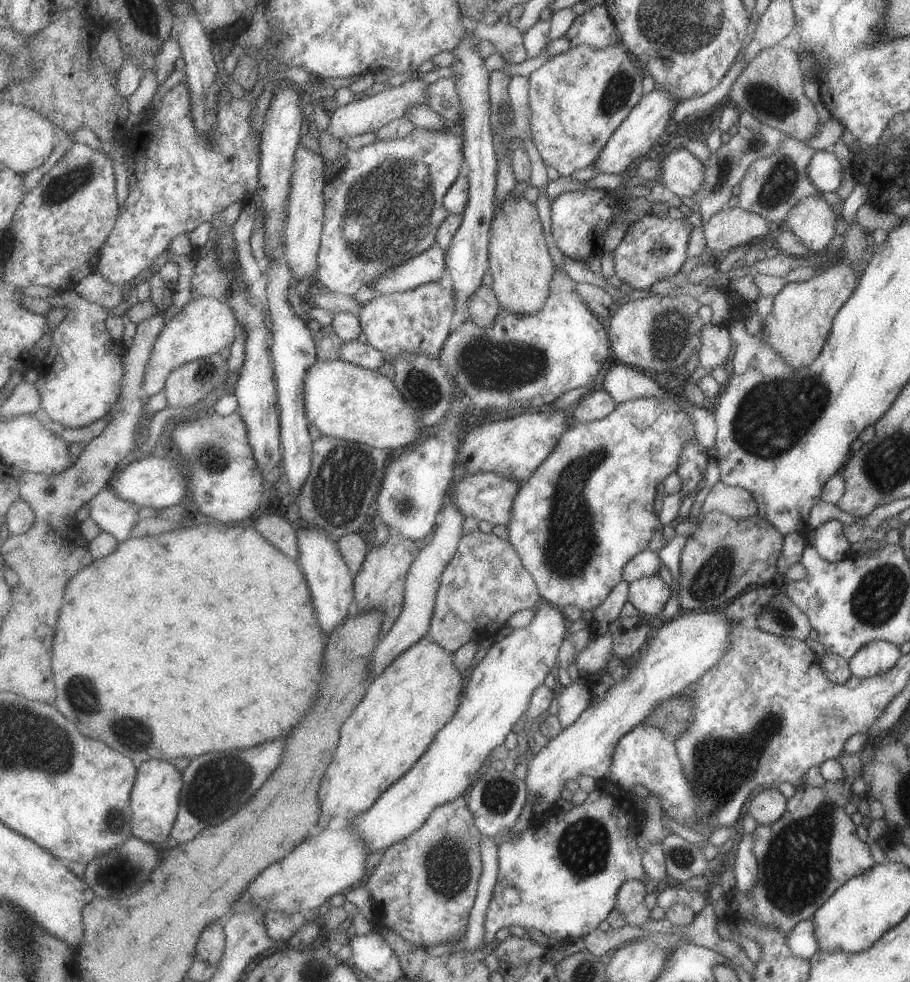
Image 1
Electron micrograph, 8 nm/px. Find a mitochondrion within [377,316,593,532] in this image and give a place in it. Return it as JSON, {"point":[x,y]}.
{"point":[490,366]}

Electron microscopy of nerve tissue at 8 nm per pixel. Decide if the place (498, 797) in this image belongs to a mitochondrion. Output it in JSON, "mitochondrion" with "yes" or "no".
{"mitochondrion":"yes"}

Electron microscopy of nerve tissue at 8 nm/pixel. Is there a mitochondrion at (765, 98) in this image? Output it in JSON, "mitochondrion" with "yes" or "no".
{"mitochondrion":"yes"}

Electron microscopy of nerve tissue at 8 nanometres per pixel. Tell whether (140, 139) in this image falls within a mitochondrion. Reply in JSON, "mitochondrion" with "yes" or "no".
{"mitochondrion":"no"}

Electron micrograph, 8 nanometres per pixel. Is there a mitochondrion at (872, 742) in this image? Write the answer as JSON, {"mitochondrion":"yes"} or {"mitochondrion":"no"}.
{"mitochondrion":"no"}

